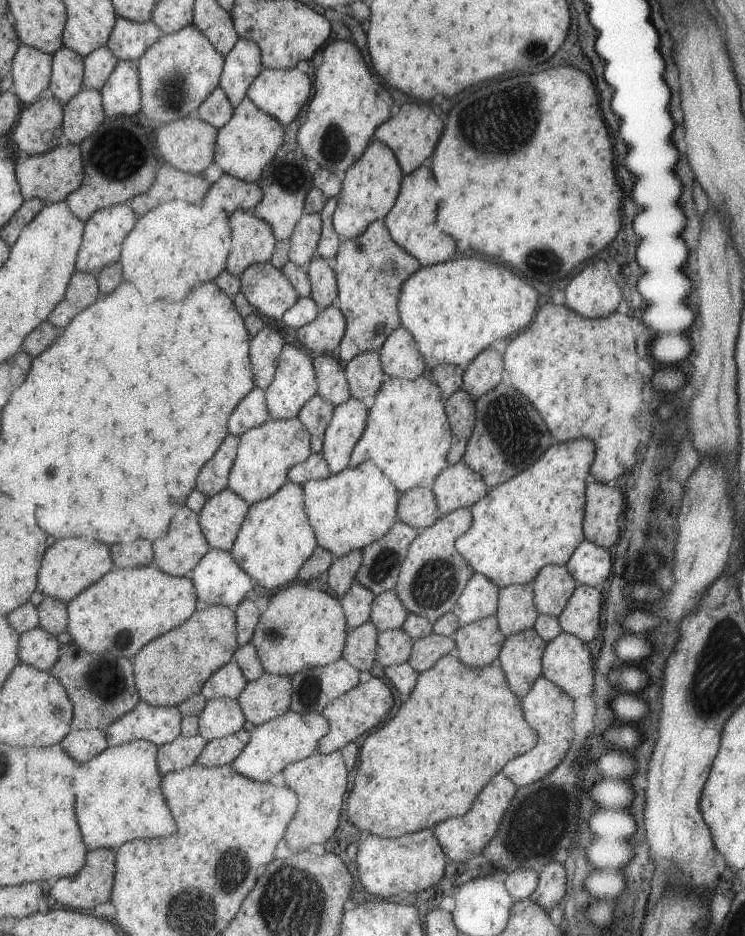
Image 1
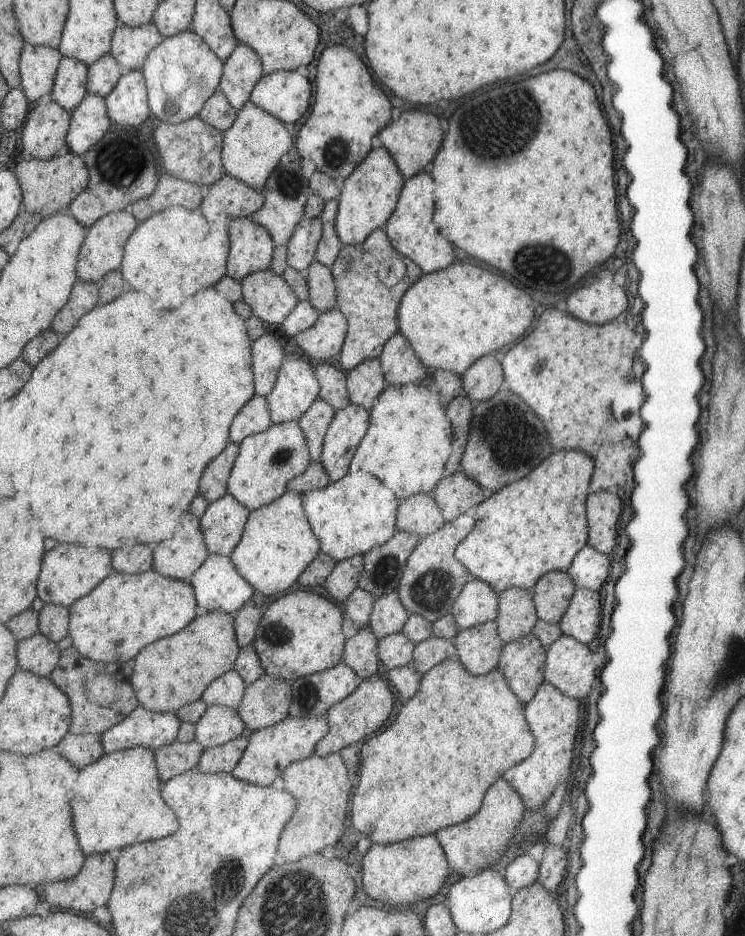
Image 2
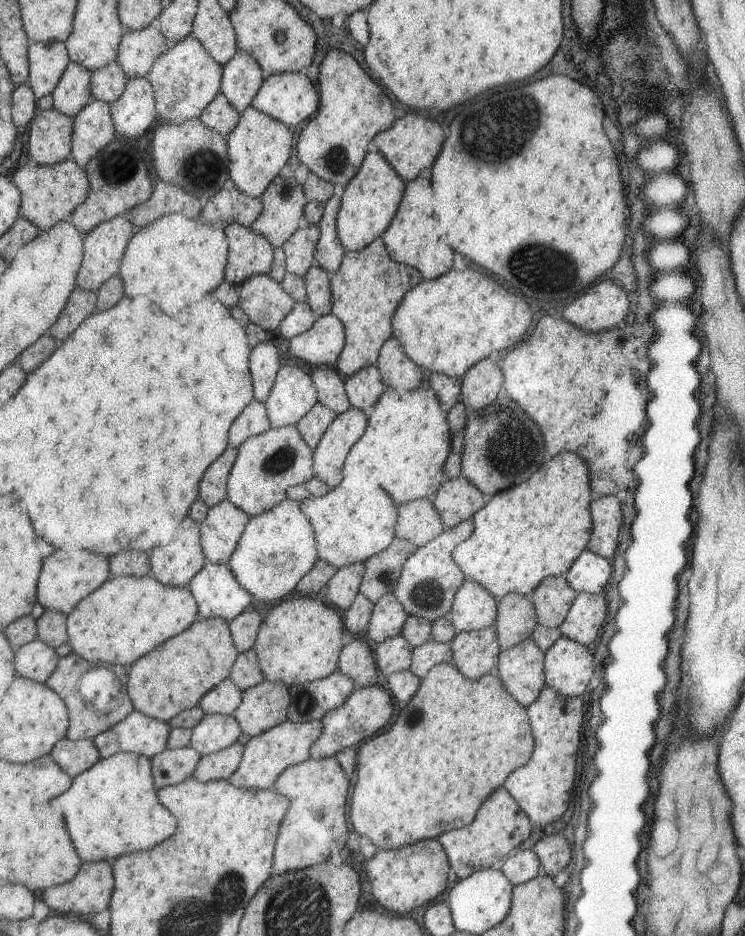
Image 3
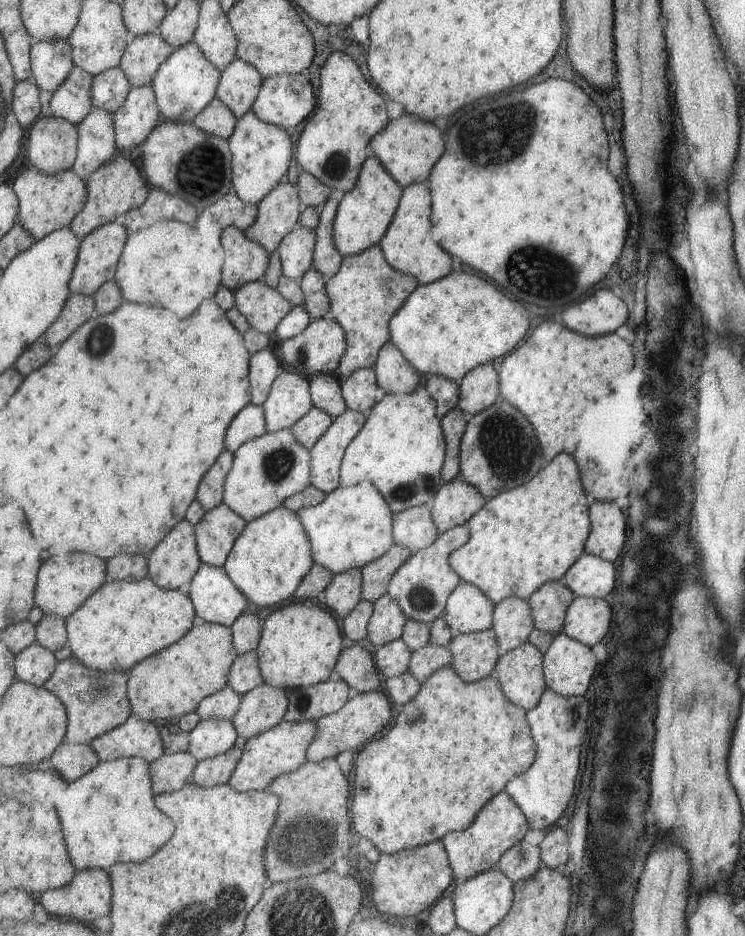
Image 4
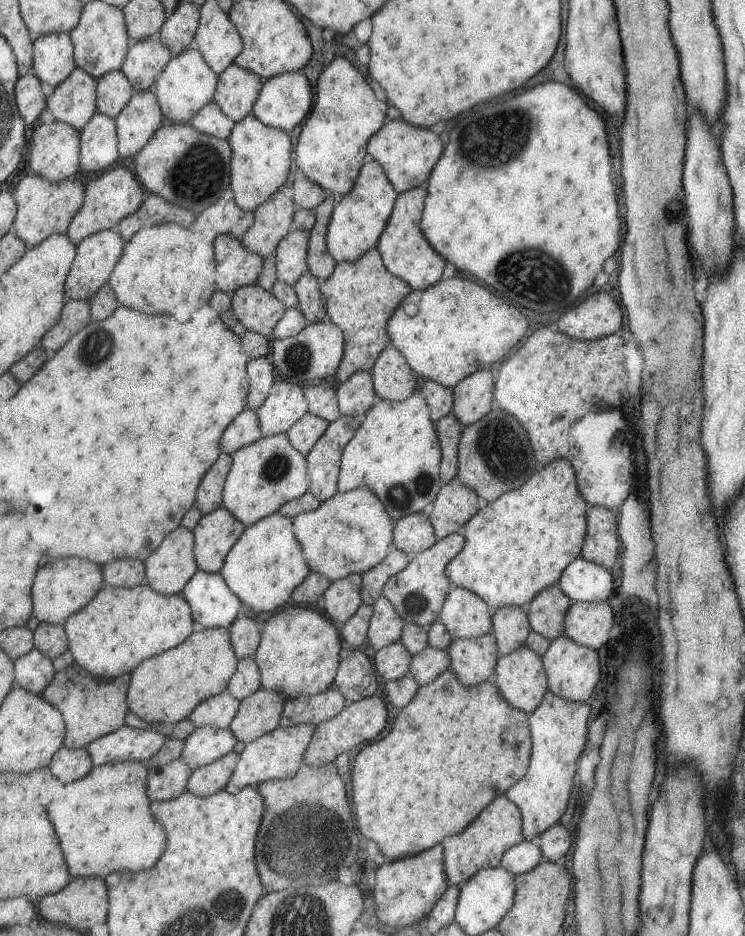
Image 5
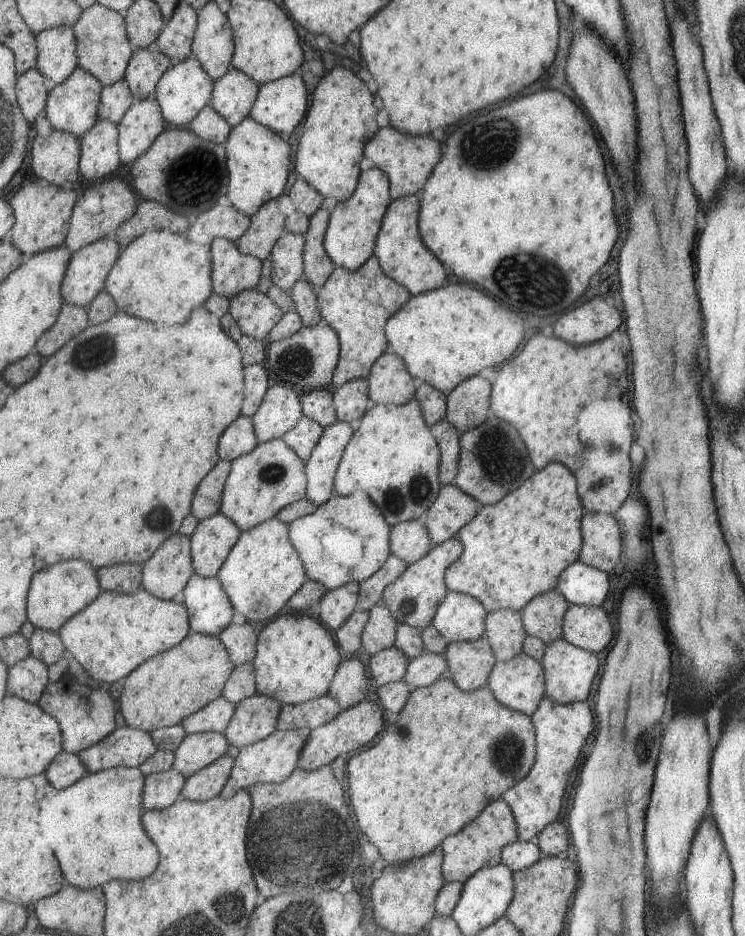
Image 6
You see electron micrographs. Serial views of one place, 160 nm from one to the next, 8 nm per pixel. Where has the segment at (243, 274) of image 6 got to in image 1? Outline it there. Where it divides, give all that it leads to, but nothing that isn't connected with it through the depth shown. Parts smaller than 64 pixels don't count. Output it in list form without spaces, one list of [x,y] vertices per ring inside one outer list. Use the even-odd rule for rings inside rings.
[[[236,210],[228,216],[232,247],[224,269],[239,278],[252,264],[270,262],[275,248],[271,227],[250,211]]]

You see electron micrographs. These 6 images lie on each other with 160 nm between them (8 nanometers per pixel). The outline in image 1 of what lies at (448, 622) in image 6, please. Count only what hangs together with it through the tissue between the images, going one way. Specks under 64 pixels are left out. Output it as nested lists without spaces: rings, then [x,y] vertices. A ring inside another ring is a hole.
[[[473,573],[463,587],[456,606],[450,611],[458,618],[460,626],[495,615],[498,588],[482,574]]]

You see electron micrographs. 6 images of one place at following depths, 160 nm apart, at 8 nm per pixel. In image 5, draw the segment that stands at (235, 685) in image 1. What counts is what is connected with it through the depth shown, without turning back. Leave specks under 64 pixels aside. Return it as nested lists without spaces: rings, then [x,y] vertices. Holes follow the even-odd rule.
[[[225,689],[219,694],[200,702],[189,713],[189,719],[196,727],[210,726],[227,729],[237,712],[239,701]]]

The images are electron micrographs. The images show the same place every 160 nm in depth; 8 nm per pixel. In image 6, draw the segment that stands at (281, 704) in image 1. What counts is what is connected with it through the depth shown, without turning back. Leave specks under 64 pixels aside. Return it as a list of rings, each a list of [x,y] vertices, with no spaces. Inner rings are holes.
[[[257,692],[240,700],[222,732],[228,744],[240,749],[269,736],[276,729],[280,705],[272,697]]]

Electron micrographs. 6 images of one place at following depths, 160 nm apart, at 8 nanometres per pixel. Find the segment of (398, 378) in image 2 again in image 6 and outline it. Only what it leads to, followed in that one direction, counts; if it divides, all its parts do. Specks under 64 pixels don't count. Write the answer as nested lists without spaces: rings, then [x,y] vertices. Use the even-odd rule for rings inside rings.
[[[386,351],[372,364],[368,378],[368,398],[376,405],[404,405],[414,398],[413,378],[400,356]]]

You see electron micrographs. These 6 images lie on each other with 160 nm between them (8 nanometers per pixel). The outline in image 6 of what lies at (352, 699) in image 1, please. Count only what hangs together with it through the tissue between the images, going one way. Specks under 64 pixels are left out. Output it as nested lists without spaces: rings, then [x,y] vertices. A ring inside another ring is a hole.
[[[361,701],[359,704],[340,711],[328,723],[311,729],[305,744],[299,751],[296,766],[304,771],[312,771],[330,765],[331,761],[339,755],[348,755],[349,752],[357,751],[357,748],[369,744],[369,741],[379,734],[381,728],[383,728],[383,716],[379,706],[373,701]]]

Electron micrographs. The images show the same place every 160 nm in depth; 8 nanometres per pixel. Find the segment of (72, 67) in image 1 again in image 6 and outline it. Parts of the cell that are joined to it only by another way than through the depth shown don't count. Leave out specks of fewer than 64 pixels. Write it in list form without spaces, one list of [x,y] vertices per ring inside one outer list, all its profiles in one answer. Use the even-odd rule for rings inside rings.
[[[77,66],[64,81],[49,90],[44,109],[53,130],[71,133],[80,139],[99,120],[98,104],[101,87],[93,75]]]

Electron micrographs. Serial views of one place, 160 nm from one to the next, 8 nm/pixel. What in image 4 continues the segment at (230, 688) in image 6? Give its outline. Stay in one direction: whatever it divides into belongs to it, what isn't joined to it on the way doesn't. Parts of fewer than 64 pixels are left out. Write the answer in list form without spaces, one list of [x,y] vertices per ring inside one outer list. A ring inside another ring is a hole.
[[[256,651],[237,654],[227,675],[229,688],[232,688],[233,692],[241,696],[262,683]]]

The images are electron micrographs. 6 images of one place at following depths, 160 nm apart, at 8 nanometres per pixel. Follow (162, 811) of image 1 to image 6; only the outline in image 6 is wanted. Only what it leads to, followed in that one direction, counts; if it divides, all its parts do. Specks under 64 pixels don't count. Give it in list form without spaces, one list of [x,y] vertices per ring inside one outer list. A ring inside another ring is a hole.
[[[113,767],[87,773],[71,786],[61,790],[53,788],[49,796],[41,798],[45,806],[43,808],[45,822],[41,822],[39,832],[47,840],[53,856],[57,858],[67,884],[87,890],[101,887],[111,879],[133,881],[153,874],[159,860],[157,860],[157,847],[141,824],[140,818],[145,811],[142,805],[143,785],[144,776],[138,767]]]

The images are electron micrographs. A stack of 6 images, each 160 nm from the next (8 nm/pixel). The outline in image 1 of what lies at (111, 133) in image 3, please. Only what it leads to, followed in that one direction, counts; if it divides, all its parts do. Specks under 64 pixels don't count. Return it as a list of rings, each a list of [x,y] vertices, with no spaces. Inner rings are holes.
[[[83,88],[62,105],[62,111],[62,133],[74,145],[79,145],[106,117],[101,93],[93,89]]]

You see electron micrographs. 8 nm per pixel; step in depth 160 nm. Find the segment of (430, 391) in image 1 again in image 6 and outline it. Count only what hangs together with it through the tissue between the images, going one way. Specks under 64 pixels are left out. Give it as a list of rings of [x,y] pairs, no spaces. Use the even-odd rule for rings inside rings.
[[[413,398],[401,406],[374,405],[363,413],[358,428],[353,431],[343,449],[334,474],[333,492],[337,495],[364,492],[377,507],[389,528],[397,523],[419,520],[435,500],[441,486],[438,479],[439,457],[437,443],[430,427],[425,424],[417,399]]]

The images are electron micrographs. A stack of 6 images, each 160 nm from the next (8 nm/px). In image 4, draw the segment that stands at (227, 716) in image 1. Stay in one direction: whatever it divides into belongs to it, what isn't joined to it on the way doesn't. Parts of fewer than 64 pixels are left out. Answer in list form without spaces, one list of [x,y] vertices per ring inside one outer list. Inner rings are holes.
[[[201,719],[195,728],[188,732],[188,751],[197,762],[213,758],[233,747],[237,736],[230,720]]]

